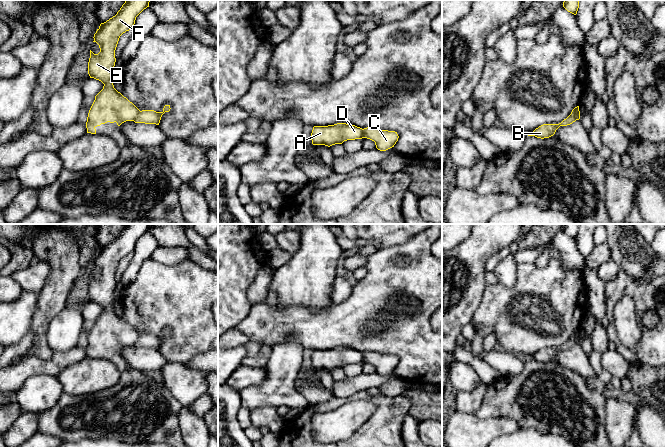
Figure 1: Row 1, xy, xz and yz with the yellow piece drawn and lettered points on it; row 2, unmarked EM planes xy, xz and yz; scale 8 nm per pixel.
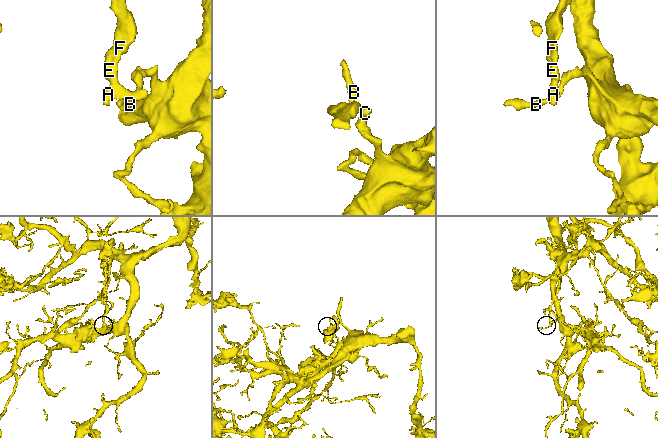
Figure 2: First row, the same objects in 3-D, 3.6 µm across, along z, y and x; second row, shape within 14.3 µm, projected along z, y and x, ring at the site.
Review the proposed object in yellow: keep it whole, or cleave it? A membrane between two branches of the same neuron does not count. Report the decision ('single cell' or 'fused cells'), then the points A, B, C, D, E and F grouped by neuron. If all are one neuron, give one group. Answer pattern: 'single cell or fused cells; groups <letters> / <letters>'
fused cells; groups A D E F / B C

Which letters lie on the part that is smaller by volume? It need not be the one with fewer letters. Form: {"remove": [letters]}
{"remove": ["A", "D", "E", "F"]}

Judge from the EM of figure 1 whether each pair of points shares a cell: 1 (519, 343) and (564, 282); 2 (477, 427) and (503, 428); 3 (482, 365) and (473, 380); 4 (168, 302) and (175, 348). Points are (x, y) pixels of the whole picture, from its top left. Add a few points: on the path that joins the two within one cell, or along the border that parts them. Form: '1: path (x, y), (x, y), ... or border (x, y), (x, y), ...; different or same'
1: path (529, 327), (552, 306), (552, 302), (556, 298); same
2: path (483, 428), (497, 428); same
3: border (456, 360), (468, 363), (481, 381); different
4: path (176, 313), (176, 337); same

